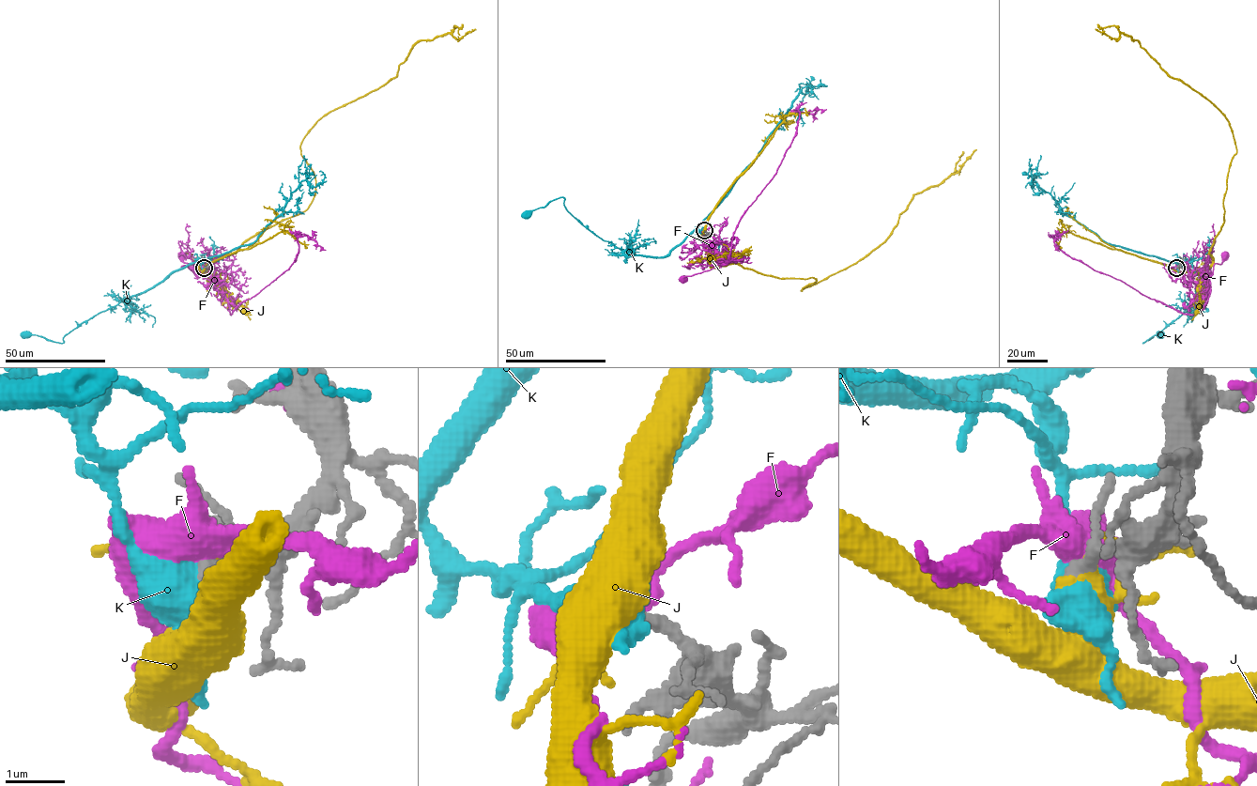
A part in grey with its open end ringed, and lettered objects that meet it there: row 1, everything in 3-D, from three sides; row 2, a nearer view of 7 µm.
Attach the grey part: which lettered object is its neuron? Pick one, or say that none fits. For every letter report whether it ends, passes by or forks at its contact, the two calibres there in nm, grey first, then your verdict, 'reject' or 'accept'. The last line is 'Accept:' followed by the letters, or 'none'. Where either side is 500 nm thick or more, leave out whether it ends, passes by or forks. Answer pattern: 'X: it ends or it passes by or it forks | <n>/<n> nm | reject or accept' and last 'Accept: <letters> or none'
F: it forks | 180/420 nm | reject
J: it passes by | 170/140 nm | reject
K: 160/500 nm | reject
Accept: none

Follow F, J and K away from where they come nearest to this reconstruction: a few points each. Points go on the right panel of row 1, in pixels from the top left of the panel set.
F: (1176, 268), (1182, 273), (1200, 281), (1212, 275), (1213, 265), (1221, 264), (1222, 254), (1224, 254)
J: (1176, 268), (1212, 263), (1236, 152), (1233, 130), (1138, 40), (1096, 29)
K: (1176, 268), (1174, 261), (1192, 270), (1203, 281), (1203, 290), (1192, 306), (1142, 343), (1158, 334)

